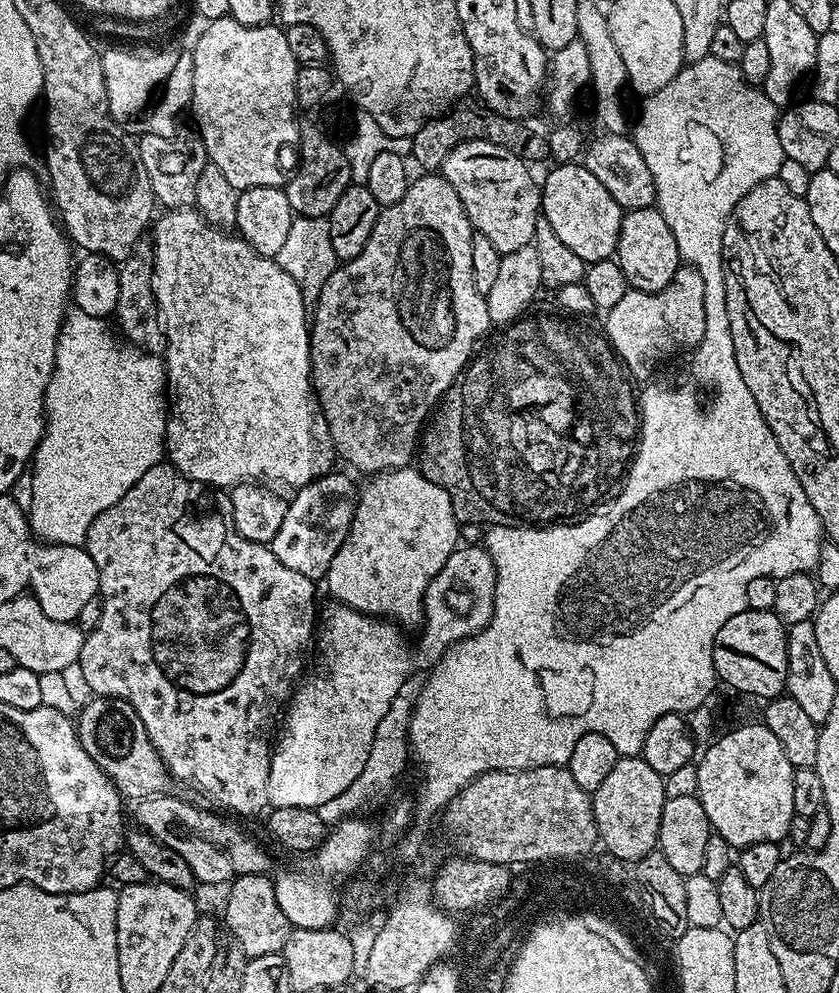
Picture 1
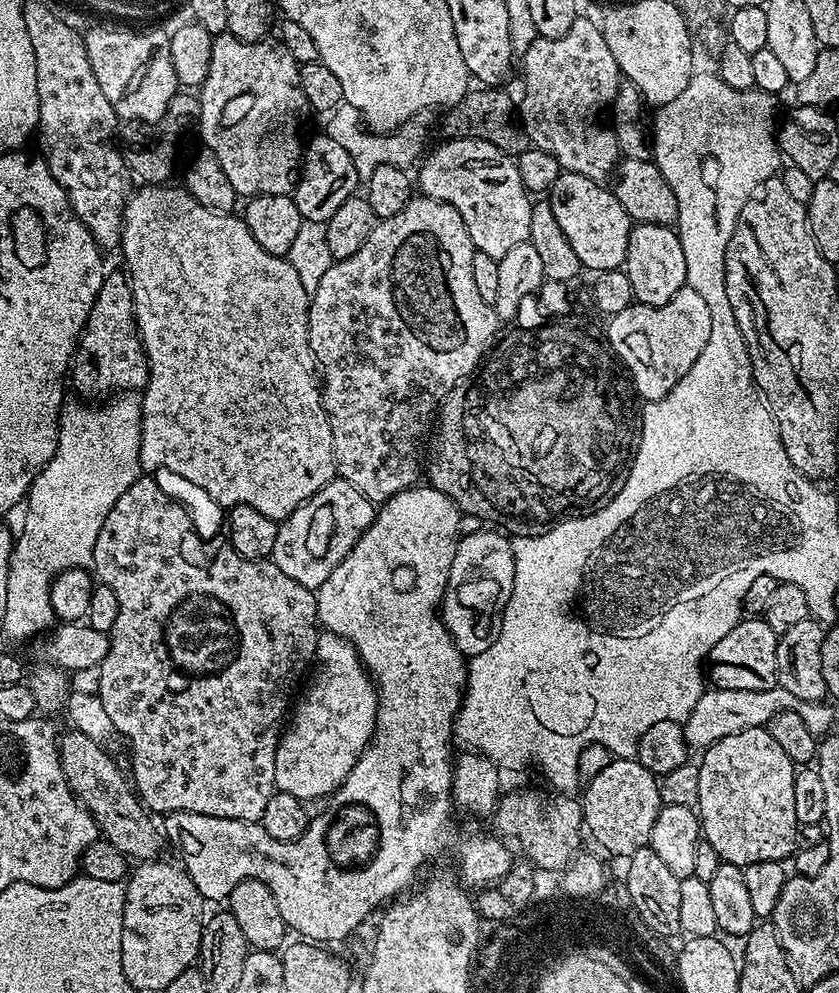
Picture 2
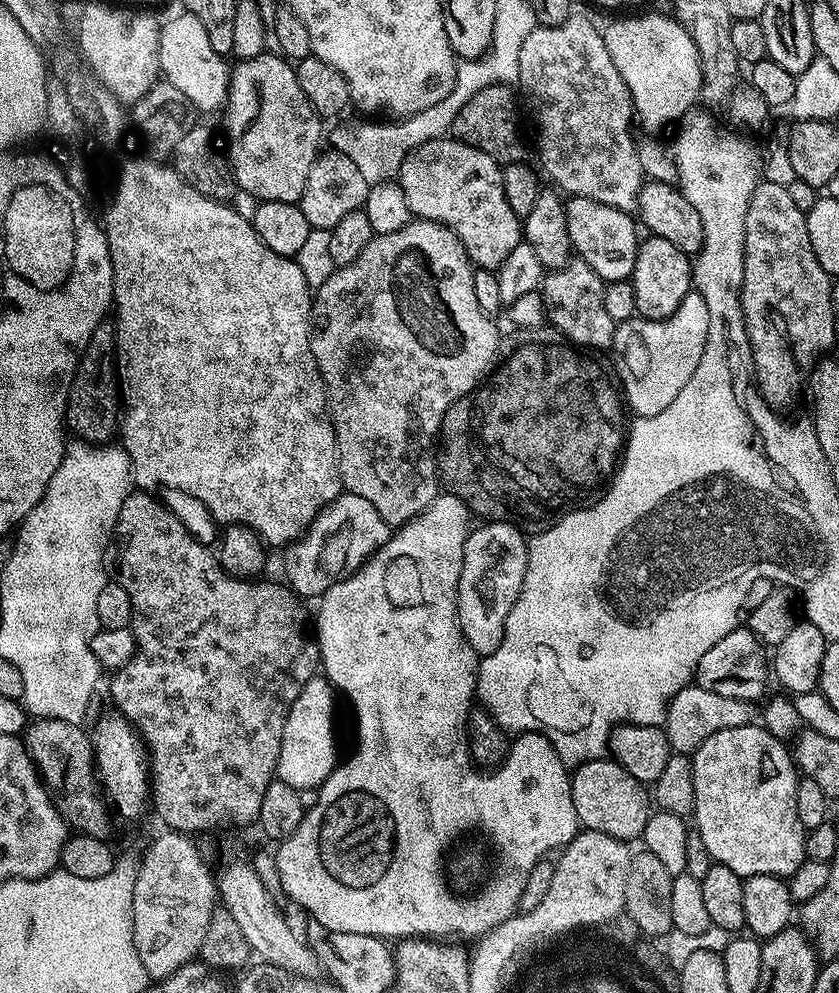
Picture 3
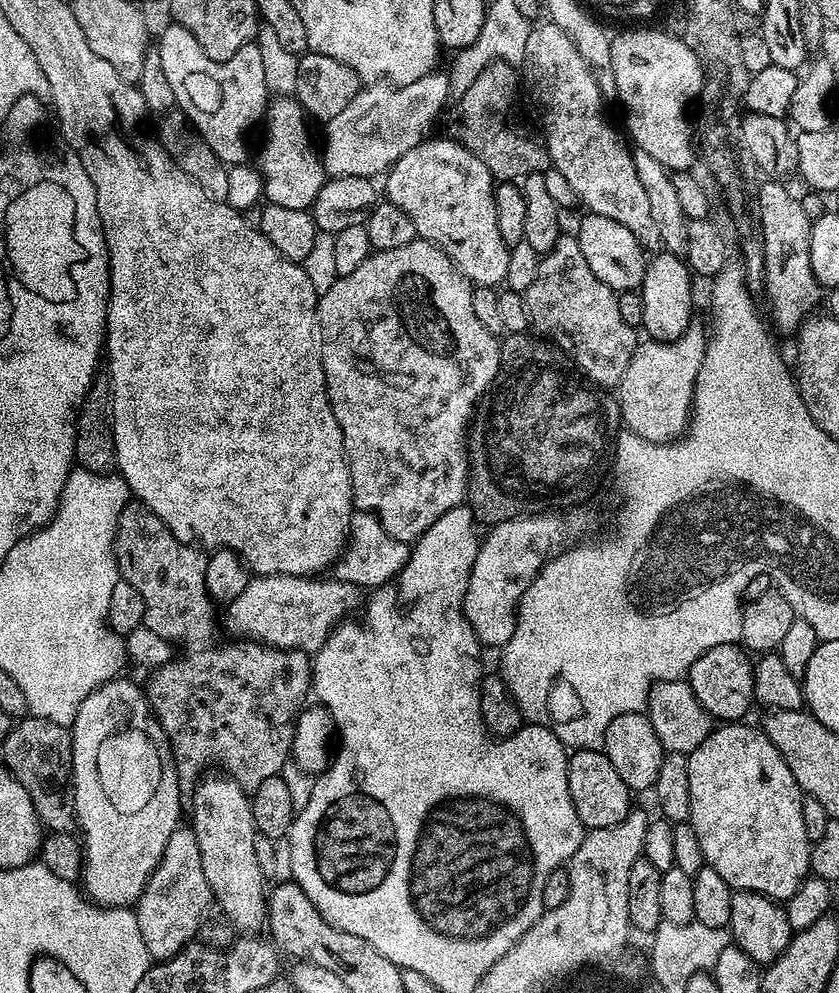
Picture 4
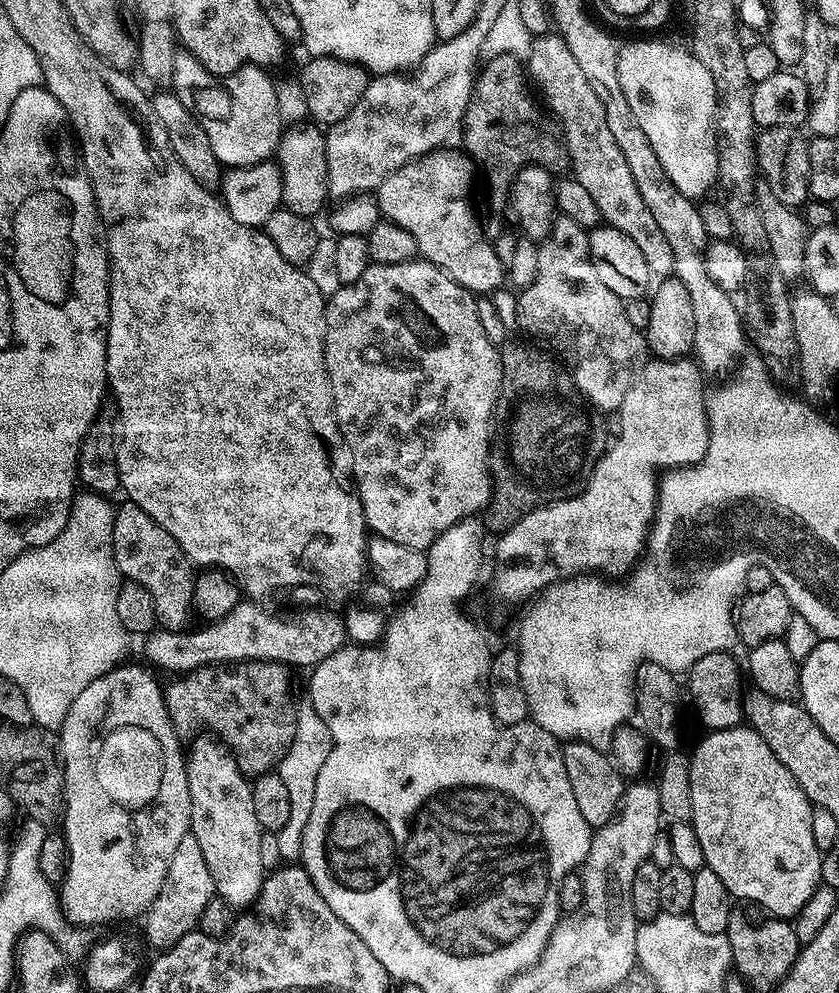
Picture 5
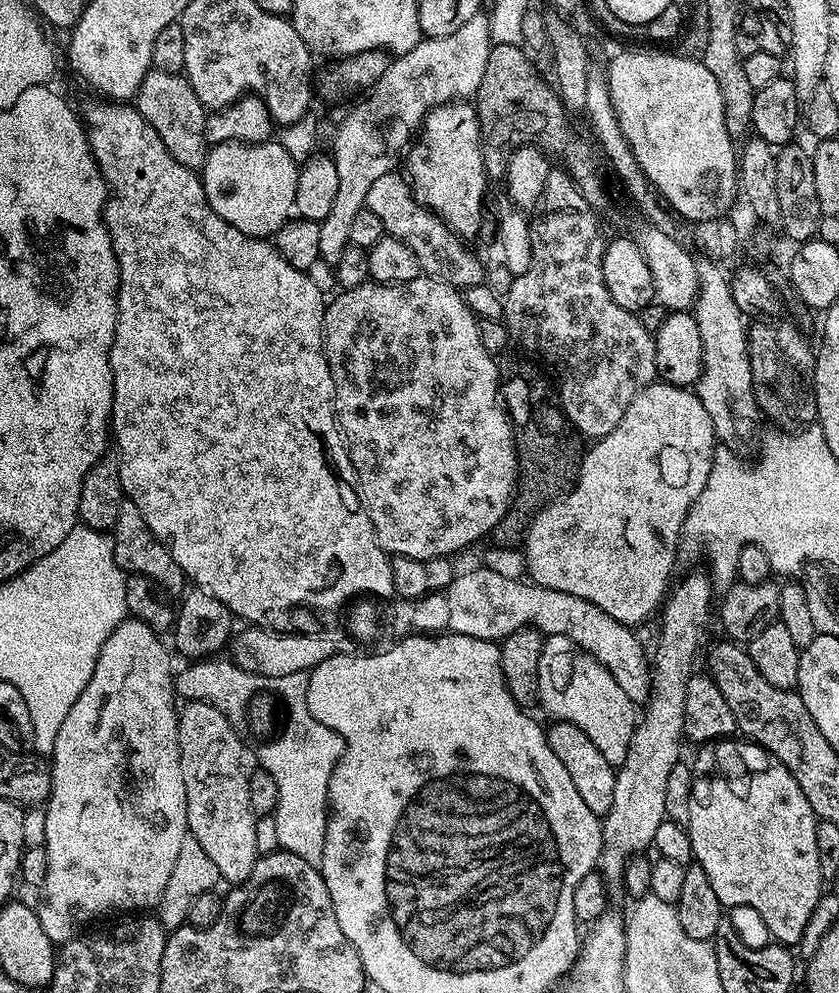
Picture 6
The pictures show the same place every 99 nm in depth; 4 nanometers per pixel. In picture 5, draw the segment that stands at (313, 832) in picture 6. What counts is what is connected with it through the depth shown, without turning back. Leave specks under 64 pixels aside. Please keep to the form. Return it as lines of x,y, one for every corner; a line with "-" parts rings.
304,702
299,705
296,713
296,733
290,750
280,759
278,771
282,782
286,782
286,791
290,794
290,814
282,830
276,832
280,859
284,862
300,860
306,822
310,822
310,809
314,806
314,786
318,782
318,770
322,770
322,762
326,762
326,754
332,749
332,735
312,709
311,703

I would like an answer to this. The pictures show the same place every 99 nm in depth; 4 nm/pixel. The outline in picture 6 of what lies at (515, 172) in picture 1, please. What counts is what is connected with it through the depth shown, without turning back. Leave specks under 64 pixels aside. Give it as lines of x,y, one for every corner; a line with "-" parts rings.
393,170
376,179
370,186
370,194
366,194
364,207
374,210
387,235
406,242
406,246
414,250
423,275
433,276
436,280
461,290
485,283
486,268
480,265
479,258
472,256
471,250
464,245
467,243
453,232
441,216
436,216
416,201
412,185
398,173
399,171

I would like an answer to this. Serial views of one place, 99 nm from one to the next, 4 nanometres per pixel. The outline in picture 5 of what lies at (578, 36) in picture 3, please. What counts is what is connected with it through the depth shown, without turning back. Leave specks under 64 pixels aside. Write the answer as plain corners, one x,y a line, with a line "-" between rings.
558,34
535,37
529,45
526,70
537,91
546,100
547,109
555,116
564,134
573,177
591,194
600,208
603,221
612,228
622,230
638,245
652,274
658,278
669,277
674,271
673,251
666,234
658,227
654,214
642,201
642,194
634,183
634,176
618,142
607,128
606,112
602,102
591,89
590,82
579,69
578,62
568,45

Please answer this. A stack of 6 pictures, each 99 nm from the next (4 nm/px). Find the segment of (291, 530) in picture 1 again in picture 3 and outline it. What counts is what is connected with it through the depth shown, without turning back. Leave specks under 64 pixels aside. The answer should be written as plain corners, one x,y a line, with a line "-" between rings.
341,491
325,508
317,512
308,529
299,540
292,541
283,549
284,572
288,575
287,587
297,597
318,598
330,586
353,576
369,556
373,556
388,541
390,526
358,494

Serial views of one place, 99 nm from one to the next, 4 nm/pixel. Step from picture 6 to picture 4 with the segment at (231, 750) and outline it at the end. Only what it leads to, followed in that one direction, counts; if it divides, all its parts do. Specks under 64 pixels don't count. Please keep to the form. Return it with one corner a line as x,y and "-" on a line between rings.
227,774
220,776
205,775
195,785
196,801
192,804
192,821
190,827
194,838
198,838
198,854
202,854
202,874
206,874
206,882
212,891
215,907
221,908
230,918
232,925
241,933
252,934
255,928
265,927
268,915
266,903
266,879
262,867
258,864
257,852
254,851
254,836
257,833
254,826
254,814
249,793
244,791
238,781

